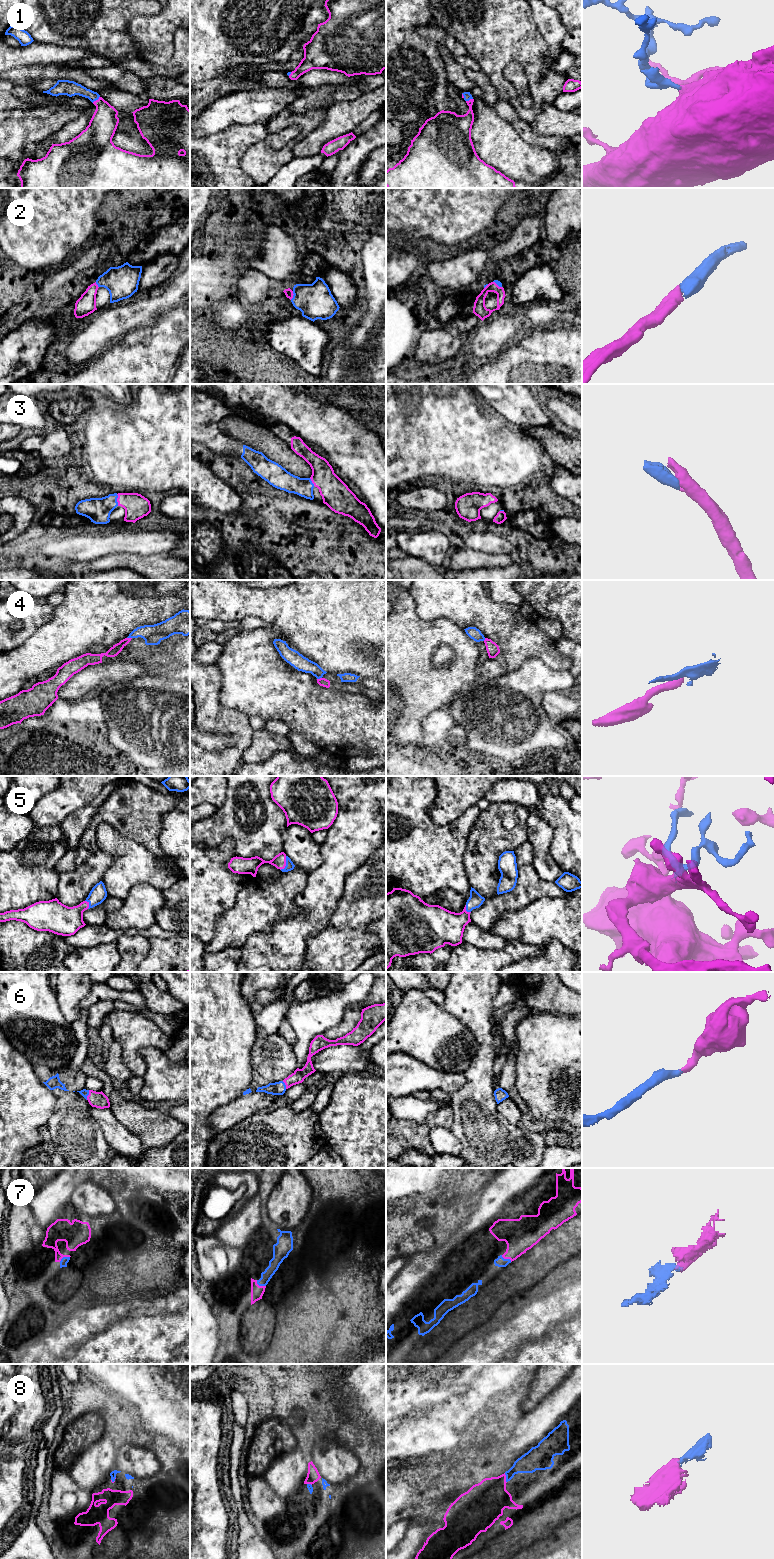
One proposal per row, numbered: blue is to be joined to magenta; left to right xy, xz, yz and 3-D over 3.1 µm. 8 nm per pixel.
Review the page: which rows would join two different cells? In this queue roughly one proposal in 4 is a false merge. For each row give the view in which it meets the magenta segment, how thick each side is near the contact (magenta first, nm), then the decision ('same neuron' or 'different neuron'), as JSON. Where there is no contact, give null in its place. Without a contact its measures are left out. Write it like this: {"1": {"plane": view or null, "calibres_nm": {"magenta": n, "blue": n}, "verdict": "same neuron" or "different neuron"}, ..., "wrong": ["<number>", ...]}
{"1": {"plane": "xy", "calibres_nm": {"magenta": 220, "blue": 130}, "verdict": "same neuron"}, "2": {"plane": "xz", "calibres_nm": {"magenta": 70, "blue": 280}, "verdict": "same neuron"}, "3": {"plane": "xy", "calibres_nm": {"magenta": 200, "blue": 200}, "verdict": "same neuron"}, "4": {"plane": "xy", "calibres_nm": {"magenta": 80, "blue": 160}, "verdict": "same neuron"}, "5": {"plane": "xz", "calibres_nm": {"magenta": 110, "blue": 70}, "verdict": "same neuron"}, "6": {"plane": "xy", "calibres_nm": {"magenta": 130, "blue": 60}, "verdict": "same neuron"}, "7": {"plane": "xz", "calibres_nm": {"magenta": 100, "blue": 90}, "verdict": "same neuron"}, "8": {"plane": "yz", "calibres_nm": {"magenta": 320, "blue": 160}, "verdict": "same neuron"}, "wrong": []}

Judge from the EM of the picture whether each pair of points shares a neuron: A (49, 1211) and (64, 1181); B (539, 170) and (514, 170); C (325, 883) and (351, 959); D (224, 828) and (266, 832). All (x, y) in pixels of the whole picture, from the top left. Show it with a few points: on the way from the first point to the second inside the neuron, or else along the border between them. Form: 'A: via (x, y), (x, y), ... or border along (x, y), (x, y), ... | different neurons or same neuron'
A: via (49, 1204), (49, 1201), (60, 1188) | same neuron
B: via (533, 164), (520, 164) | same neuron
C: border along (344, 888), (329, 922), (322, 930) | different neurons
D: via (234, 828), (246, 836), (256, 833) | same neuron

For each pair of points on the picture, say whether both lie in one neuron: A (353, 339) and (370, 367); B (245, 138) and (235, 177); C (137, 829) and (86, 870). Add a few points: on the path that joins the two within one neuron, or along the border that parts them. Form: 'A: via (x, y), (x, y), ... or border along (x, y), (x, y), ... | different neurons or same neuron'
A: border along (375, 338), (372, 349), (352, 363), (349, 373) | different neurons
B: via (235, 148), (233, 150), (233, 167) | same neuron
C: via (115, 818), (100, 818), (93, 825), (89, 848) | same neuron

